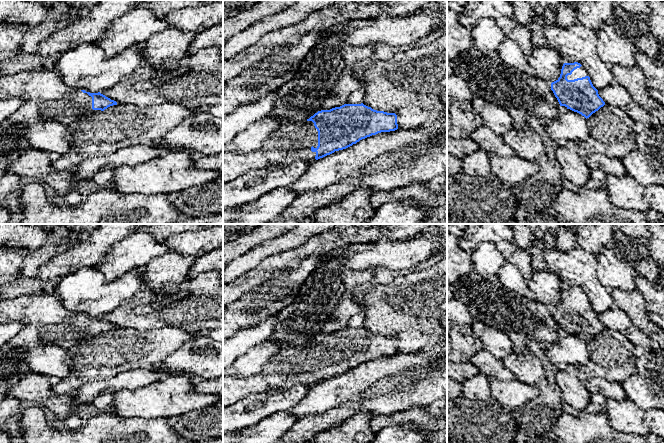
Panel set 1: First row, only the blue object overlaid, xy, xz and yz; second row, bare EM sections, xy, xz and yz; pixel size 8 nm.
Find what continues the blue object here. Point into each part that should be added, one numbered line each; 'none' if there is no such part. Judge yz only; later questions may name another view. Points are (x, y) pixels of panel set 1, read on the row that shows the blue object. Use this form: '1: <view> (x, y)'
1: yz (580, 72)

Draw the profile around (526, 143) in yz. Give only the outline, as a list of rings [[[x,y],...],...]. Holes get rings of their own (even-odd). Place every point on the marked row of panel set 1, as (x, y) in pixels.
[[[529,126],[520,129],[512,128],[503,140],[524,160],[535,162],[545,151],[541,137]]]

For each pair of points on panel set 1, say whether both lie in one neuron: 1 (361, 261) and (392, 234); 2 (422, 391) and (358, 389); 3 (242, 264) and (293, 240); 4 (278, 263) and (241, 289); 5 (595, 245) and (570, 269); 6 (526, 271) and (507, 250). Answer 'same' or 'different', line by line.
1: different
2: same
3: same
4: same
5: different
6: same

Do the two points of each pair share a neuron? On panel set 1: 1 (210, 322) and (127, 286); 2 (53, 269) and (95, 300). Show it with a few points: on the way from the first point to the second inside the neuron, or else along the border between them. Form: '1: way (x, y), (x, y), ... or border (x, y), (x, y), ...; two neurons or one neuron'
1: border (143, 289), (134, 293), (123, 304); two neurons
2: border (85, 266), (59, 279); two neurons

